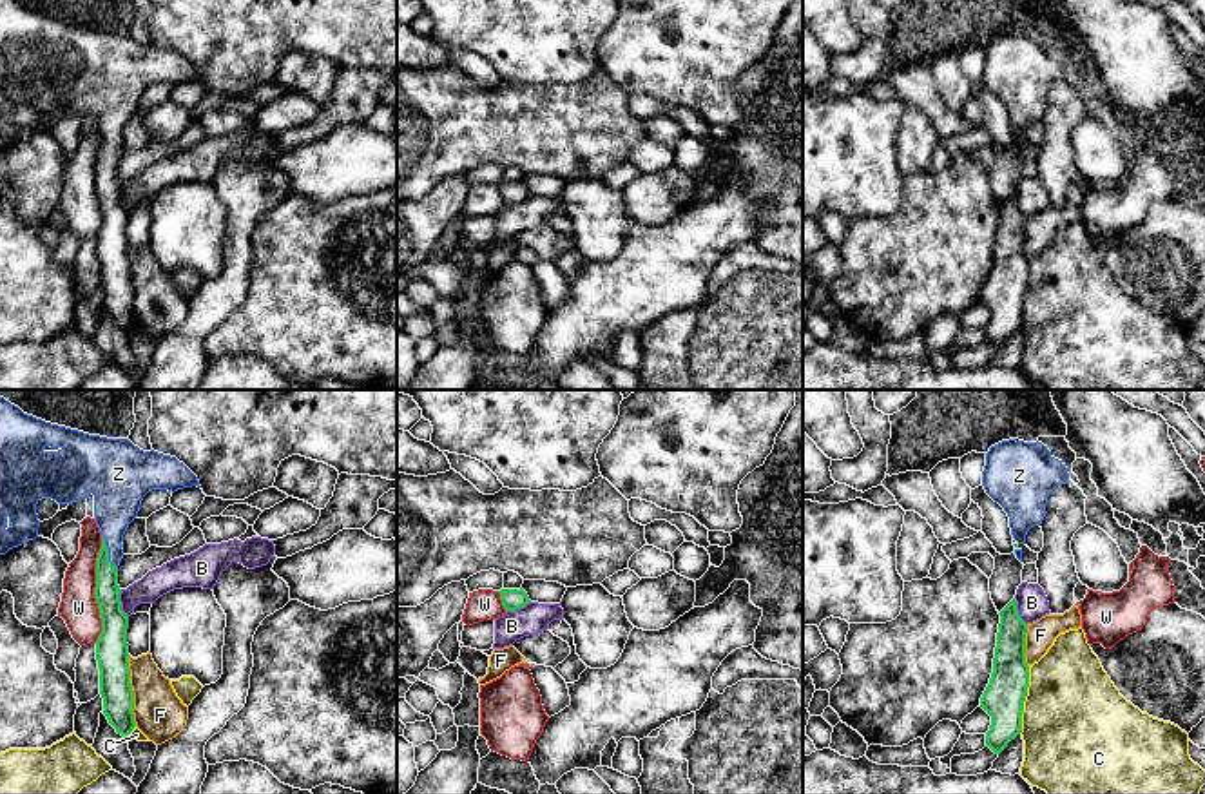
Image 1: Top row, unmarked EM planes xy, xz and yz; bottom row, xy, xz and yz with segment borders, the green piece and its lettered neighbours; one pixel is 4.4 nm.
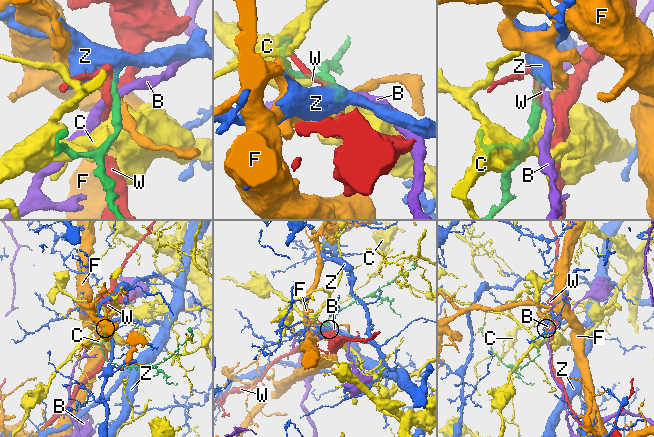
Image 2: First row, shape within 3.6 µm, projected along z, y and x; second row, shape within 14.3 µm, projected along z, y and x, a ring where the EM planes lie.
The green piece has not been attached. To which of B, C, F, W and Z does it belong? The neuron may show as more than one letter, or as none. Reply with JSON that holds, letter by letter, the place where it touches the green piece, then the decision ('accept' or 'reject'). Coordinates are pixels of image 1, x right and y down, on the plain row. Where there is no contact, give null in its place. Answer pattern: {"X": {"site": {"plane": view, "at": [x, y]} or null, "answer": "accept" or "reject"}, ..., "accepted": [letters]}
{"B": {"site": {"plane": "xy", "at": [120, 198]}, "answer": "reject"}, "C": {"site": {"plane": "yz", "at": [1024, 294]}, "answer": "reject"}, "F": {"site": {"plane": "xy", "at": [131, 285]}, "answer": "reject"}, "W": {"site": {"plane": "xy", "at": [95, 183]}, "answer": "reject"}, "Z": {"site": {"plane": "xy", "at": [107, 145]}, "answer": "accept"}, "accepted": ["Z"]}

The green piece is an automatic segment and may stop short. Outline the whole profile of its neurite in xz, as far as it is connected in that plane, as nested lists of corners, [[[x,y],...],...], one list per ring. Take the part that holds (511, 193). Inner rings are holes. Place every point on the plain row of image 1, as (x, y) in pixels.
[[[522,181],[500,183],[498,187],[500,187],[500,194],[506,205],[516,205],[531,196],[527,187]]]

